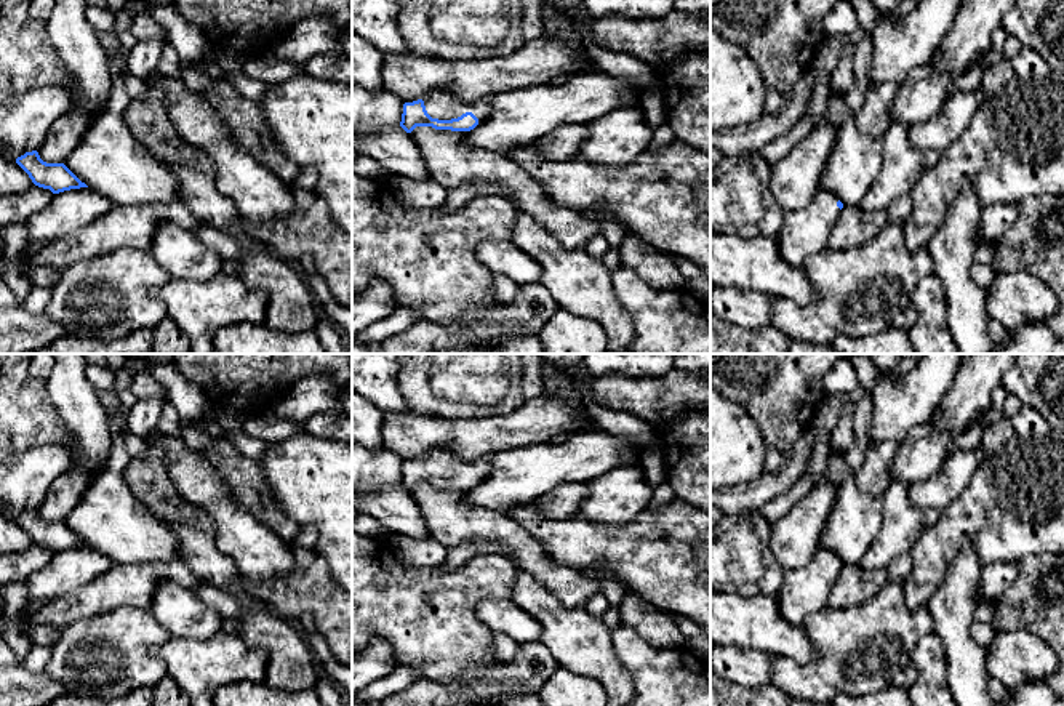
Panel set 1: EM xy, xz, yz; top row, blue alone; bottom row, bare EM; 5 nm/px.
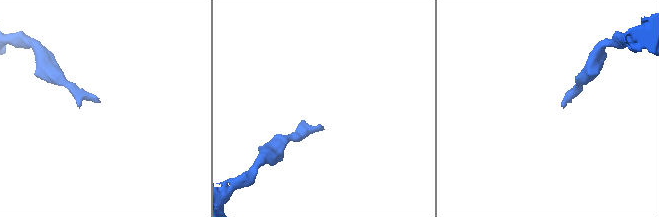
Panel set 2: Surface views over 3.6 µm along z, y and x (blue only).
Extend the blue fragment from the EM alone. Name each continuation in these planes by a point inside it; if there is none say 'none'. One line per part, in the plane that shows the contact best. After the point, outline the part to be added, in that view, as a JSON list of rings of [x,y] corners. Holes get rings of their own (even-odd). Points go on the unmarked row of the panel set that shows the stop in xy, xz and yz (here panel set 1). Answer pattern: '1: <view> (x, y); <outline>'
1: xz (440, 463); [[[437,448],[424,455],[422,459],[432,477],[451,479],[472,471],[478,477],[478,482],[483,482],[491,474],[491,456],[480,456],[475,461],[459,461],[451,450]]]

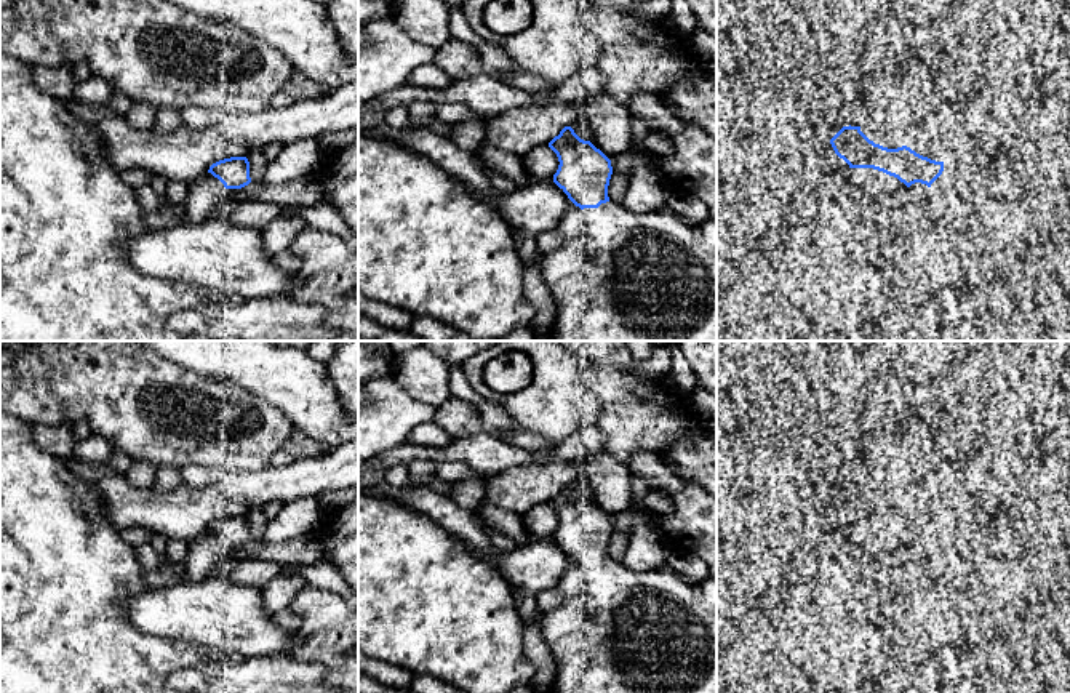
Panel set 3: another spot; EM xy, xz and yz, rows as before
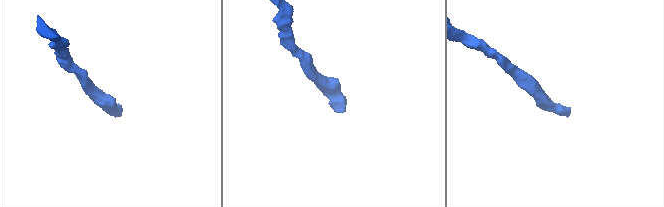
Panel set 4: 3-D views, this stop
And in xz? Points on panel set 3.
1: xz (627, 631); [[[611,559],[582,570],[582,592],[539,619],[558,671],[552,693],[717,693],[717,578],[691,581],[669,568],[635,571]]]

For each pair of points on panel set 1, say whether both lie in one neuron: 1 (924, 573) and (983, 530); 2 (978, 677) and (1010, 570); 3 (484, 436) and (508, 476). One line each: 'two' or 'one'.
1: one
2: two
3: two

